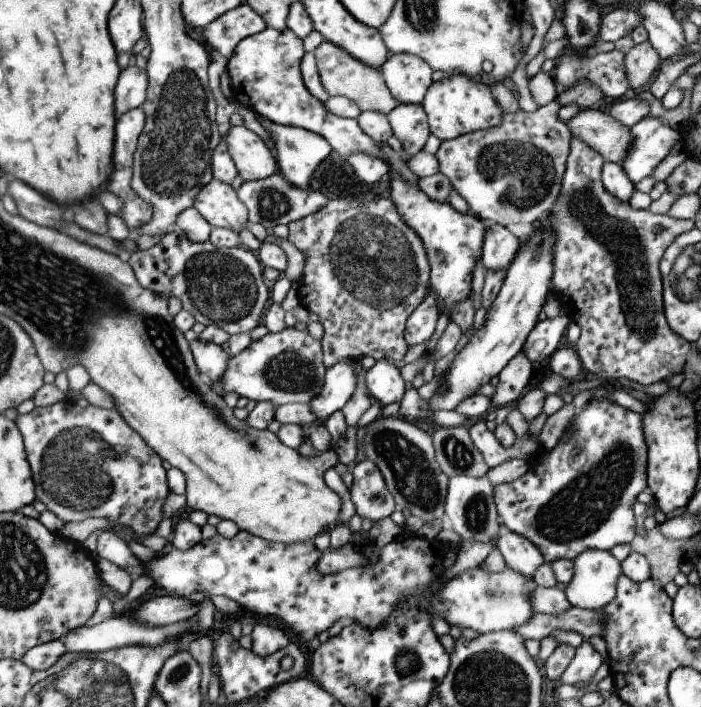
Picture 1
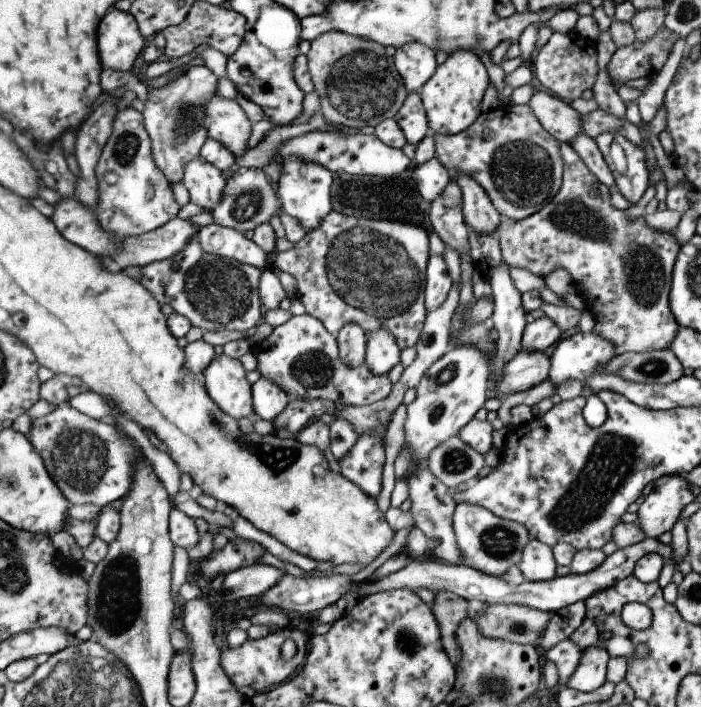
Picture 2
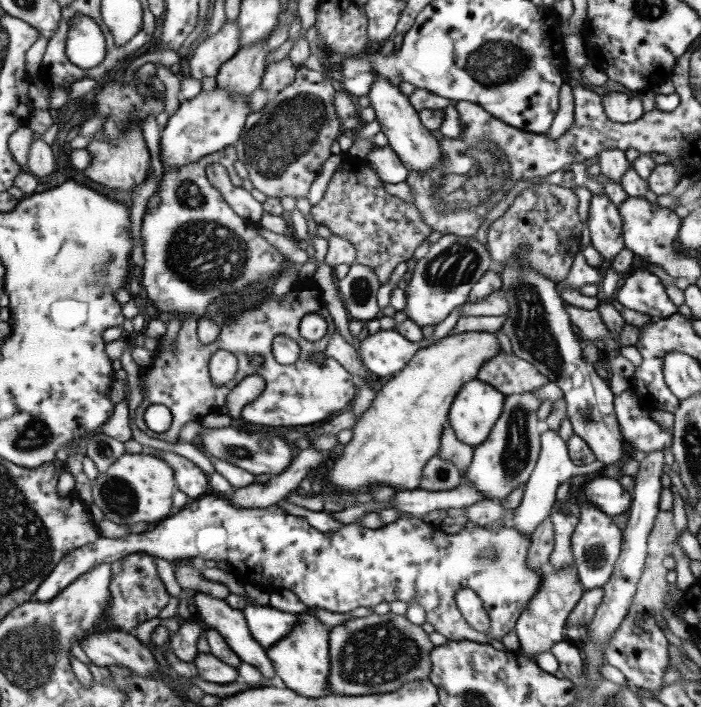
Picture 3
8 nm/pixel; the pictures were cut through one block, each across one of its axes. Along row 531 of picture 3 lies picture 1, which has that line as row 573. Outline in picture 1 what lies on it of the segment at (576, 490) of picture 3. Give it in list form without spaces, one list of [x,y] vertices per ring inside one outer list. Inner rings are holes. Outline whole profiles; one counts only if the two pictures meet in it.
[[[583,550],[581,554],[577,554],[573,560],[573,578],[565,588],[567,604],[573,608],[591,610],[591,612],[605,606],[615,594],[615,580],[619,578],[619,574],[623,574],[619,566],[621,564],[605,550]]]

